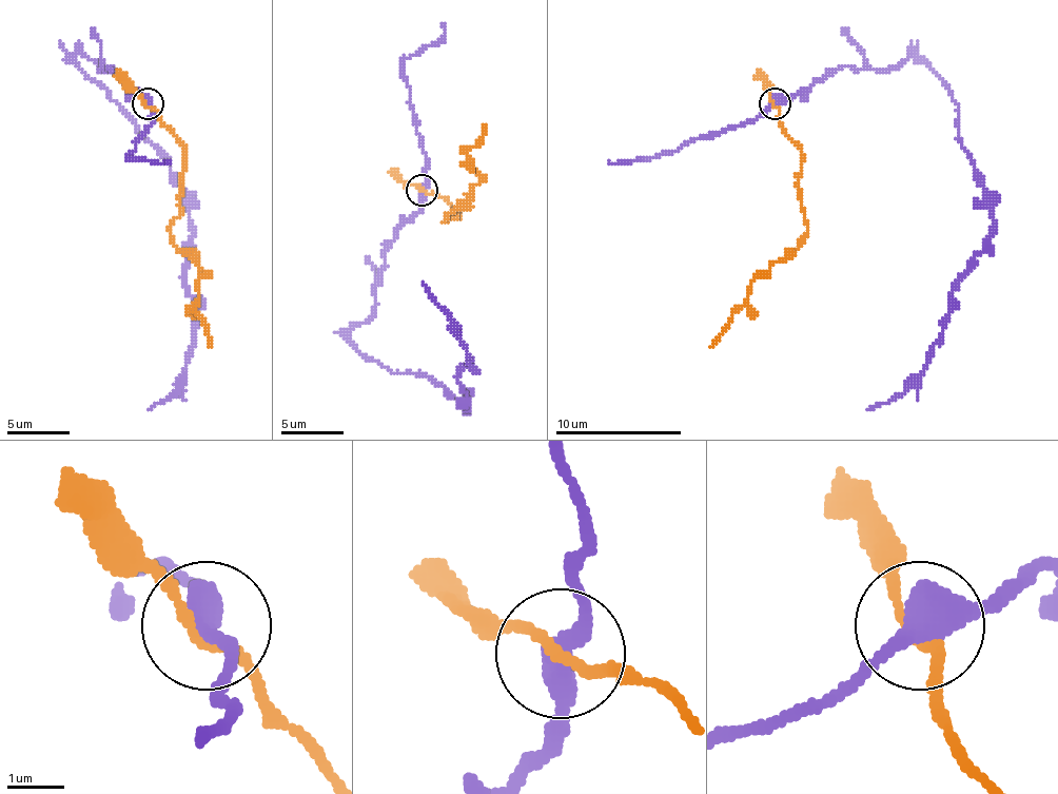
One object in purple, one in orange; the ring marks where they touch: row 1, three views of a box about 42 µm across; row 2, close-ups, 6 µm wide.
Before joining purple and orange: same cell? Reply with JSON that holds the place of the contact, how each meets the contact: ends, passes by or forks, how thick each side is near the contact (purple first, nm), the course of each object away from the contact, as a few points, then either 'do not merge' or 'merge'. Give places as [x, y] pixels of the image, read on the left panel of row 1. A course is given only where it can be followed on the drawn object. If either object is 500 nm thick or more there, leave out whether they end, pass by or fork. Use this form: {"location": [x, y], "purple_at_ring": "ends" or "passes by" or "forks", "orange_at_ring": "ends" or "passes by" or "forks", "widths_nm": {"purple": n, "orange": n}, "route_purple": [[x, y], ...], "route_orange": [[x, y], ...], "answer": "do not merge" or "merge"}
{"location": [148, 103], "purple_at_ring": "passes by", "orange_at_ring": "passes by", "widths_nm": {"purple": 440, "orange": 160}, "route_purple": [[148, 103], [111, 66], [76, 57], [185, 195], [192, 355], [182, 384], [148, 409]], "route_orange": [[144, 103], [154, 110], [182, 151], [179, 198], [170, 236], [204, 274], [192, 309], [211, 347]], "answer": "do not merge"}

